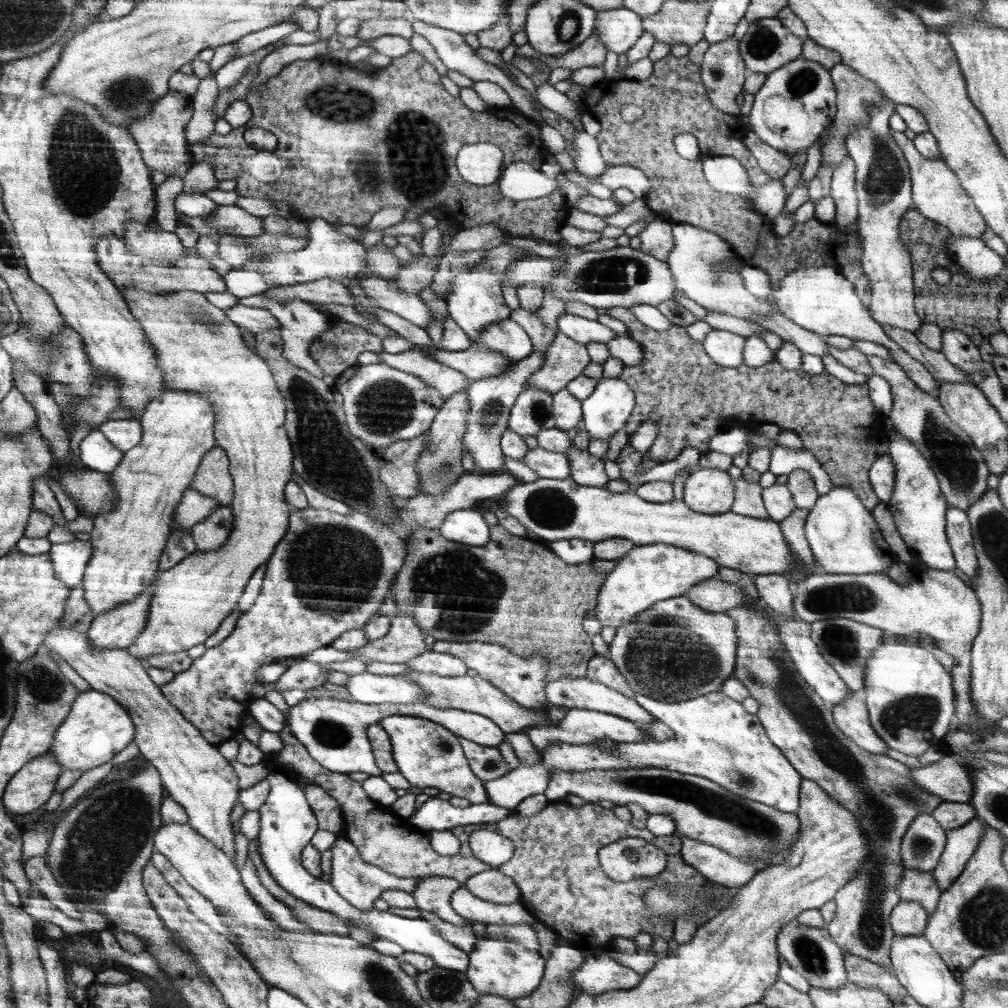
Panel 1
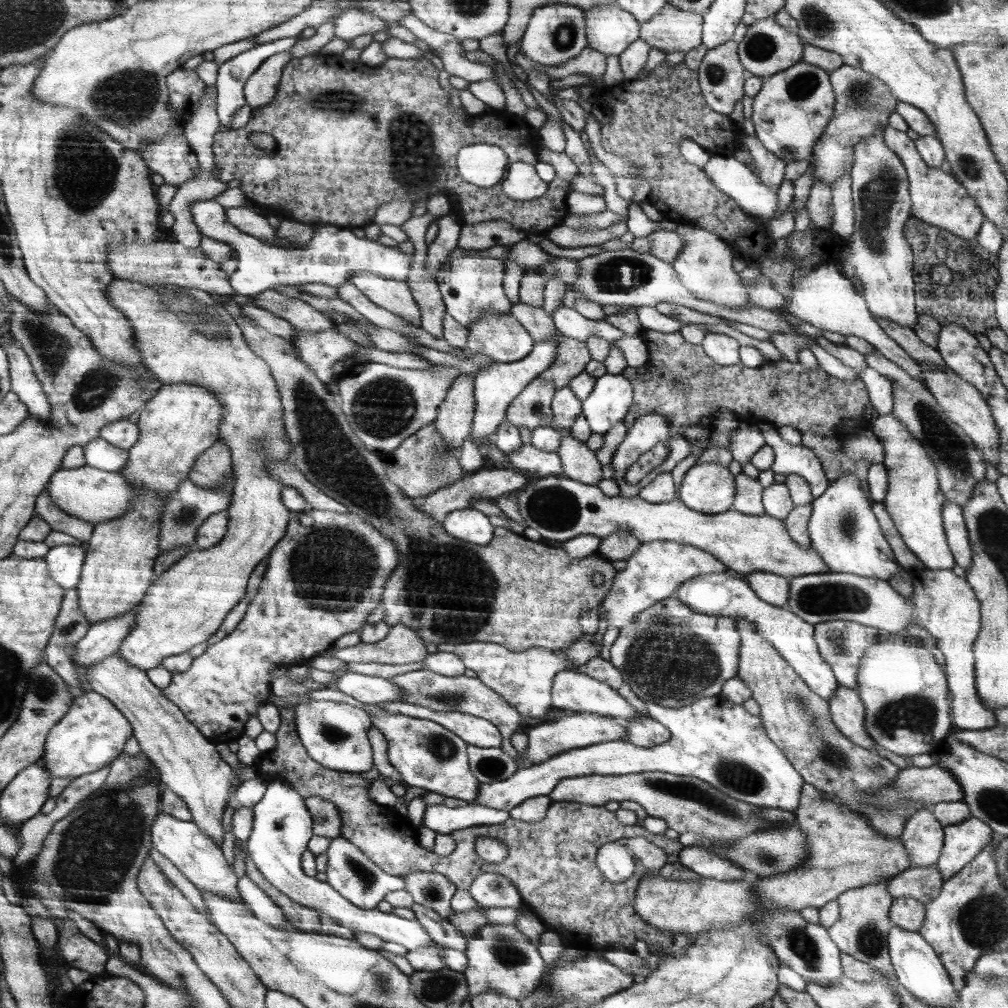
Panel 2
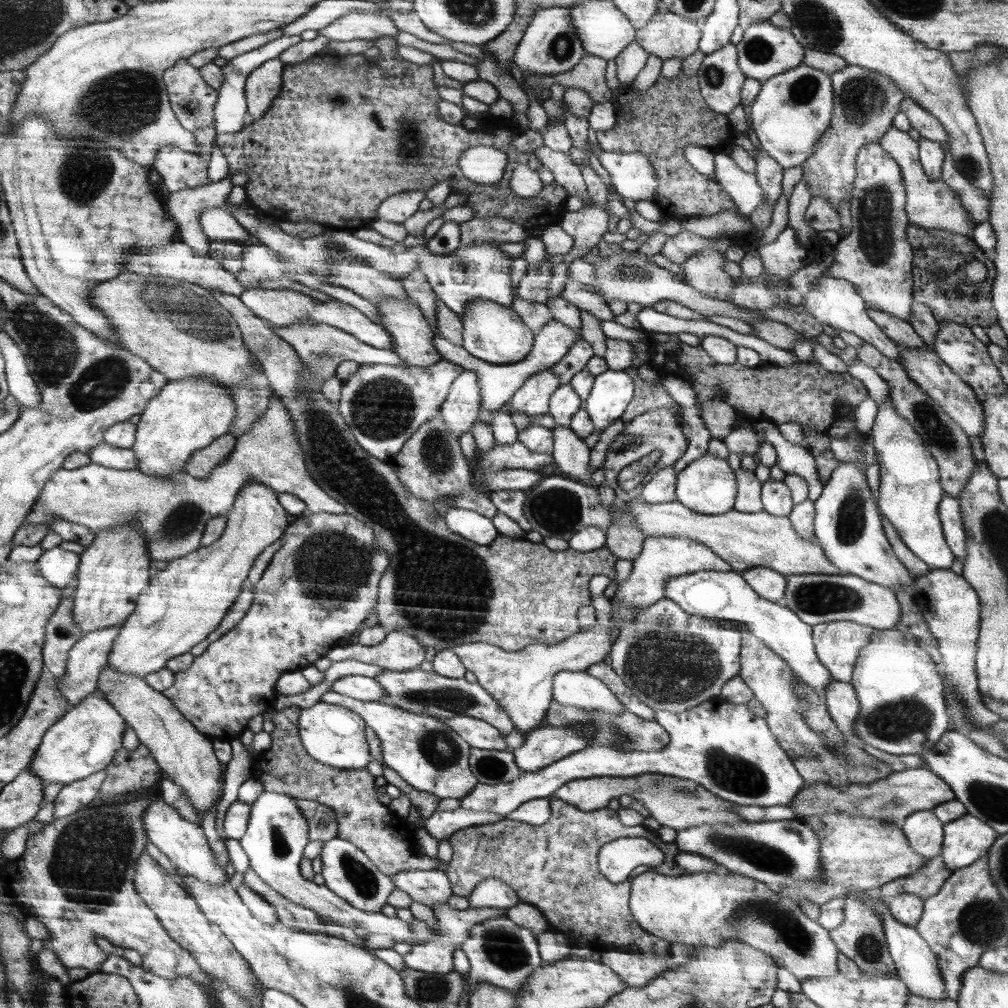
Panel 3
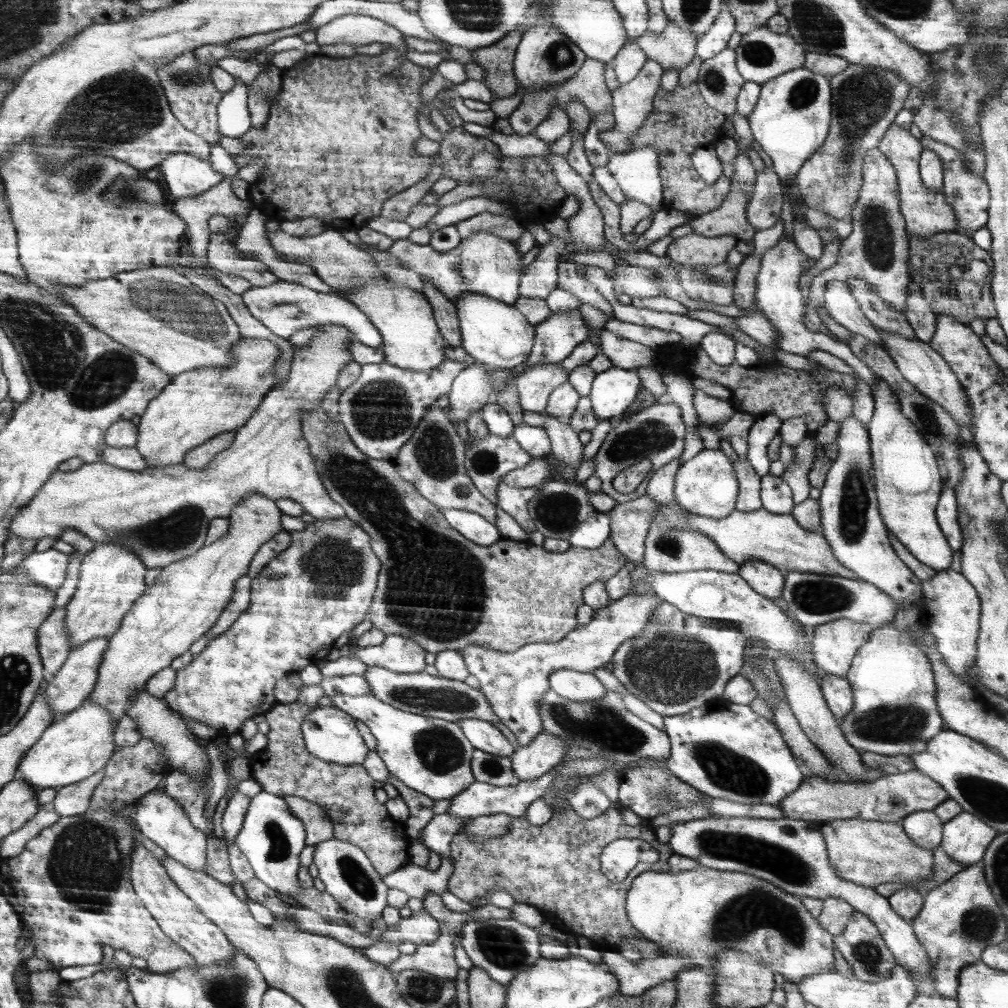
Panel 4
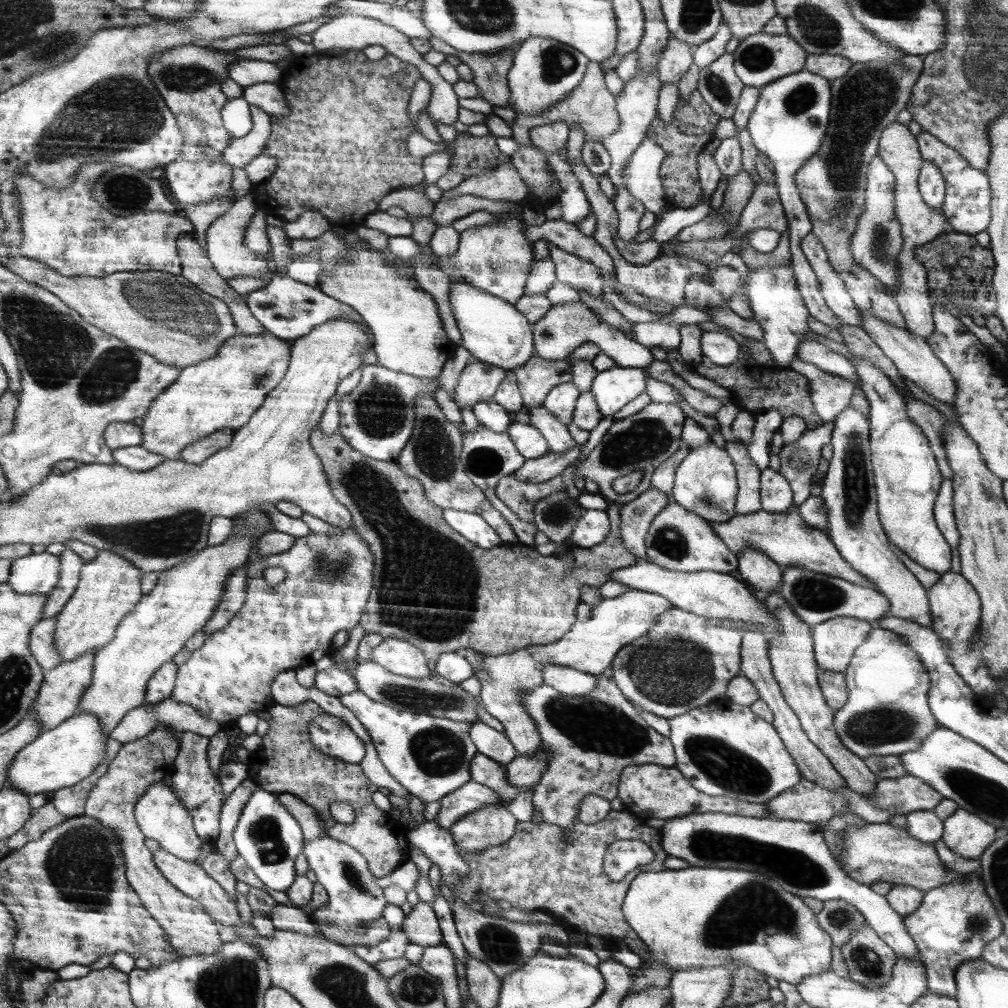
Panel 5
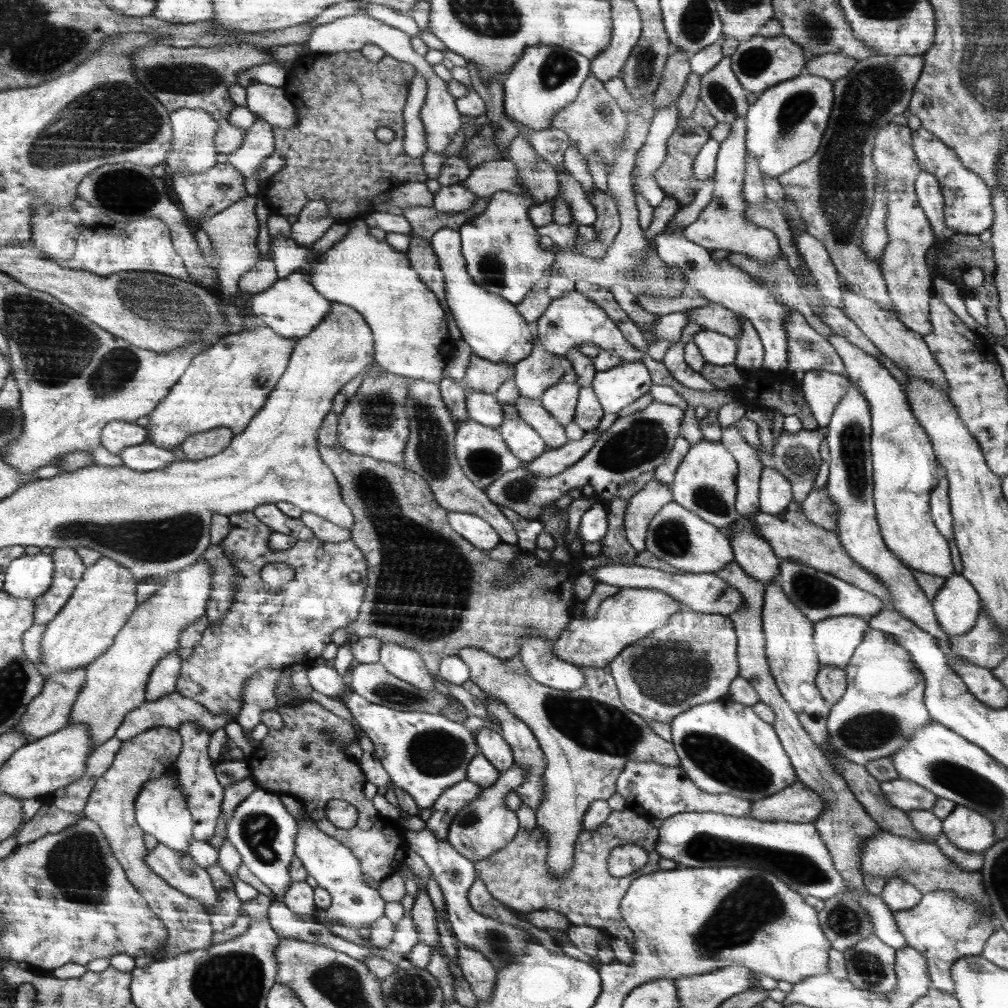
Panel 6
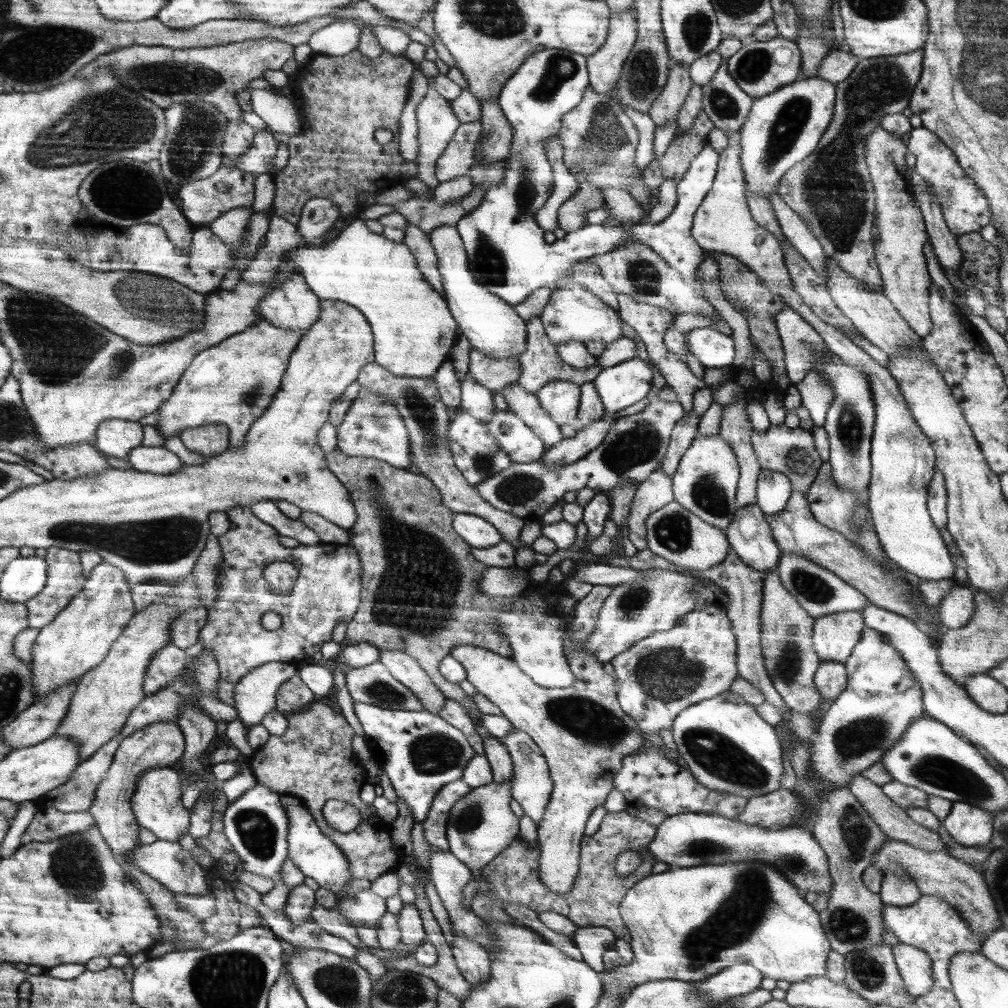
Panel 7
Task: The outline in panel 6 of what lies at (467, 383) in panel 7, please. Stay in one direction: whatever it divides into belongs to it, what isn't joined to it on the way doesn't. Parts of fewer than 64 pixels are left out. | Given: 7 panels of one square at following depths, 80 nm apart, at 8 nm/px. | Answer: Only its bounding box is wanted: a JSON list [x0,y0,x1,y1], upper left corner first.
[465,391,502,429]

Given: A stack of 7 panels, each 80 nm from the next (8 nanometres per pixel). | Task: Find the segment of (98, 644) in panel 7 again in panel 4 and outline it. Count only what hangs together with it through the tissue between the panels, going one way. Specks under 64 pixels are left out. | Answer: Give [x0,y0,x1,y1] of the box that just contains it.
[64,543,148,650]

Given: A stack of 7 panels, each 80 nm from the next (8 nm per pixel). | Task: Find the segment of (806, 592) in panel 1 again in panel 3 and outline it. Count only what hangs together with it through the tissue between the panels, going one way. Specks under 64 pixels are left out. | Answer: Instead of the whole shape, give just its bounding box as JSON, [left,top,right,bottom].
[781,569,1002,725]

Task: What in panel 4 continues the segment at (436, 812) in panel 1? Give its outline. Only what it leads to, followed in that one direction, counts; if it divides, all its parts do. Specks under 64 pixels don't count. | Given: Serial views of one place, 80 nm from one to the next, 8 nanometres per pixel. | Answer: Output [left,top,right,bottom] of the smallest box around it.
[417,812,471,860]

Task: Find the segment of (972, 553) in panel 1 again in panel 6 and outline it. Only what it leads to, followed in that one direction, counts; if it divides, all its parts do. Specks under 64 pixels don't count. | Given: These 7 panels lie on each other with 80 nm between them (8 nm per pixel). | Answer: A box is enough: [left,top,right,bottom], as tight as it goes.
[930,476,954,542]

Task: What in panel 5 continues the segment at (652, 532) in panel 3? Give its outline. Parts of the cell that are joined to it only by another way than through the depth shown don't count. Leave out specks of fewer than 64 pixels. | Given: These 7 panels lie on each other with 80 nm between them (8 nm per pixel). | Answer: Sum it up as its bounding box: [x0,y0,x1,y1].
[708,505,876,589]

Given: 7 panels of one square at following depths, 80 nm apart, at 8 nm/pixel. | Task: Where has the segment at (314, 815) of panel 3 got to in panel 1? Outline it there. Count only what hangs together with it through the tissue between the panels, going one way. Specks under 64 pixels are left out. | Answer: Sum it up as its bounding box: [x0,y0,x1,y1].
[303,783,344,835]

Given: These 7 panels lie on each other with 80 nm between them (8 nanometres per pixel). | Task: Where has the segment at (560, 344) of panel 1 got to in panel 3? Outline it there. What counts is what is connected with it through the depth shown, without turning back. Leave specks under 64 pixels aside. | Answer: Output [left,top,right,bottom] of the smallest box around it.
[552,337,595,384]

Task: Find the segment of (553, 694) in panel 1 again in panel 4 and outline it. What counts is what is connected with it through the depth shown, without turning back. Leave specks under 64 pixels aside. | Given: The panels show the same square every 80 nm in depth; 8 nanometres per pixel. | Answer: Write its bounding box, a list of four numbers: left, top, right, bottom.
[549,669,605,702]

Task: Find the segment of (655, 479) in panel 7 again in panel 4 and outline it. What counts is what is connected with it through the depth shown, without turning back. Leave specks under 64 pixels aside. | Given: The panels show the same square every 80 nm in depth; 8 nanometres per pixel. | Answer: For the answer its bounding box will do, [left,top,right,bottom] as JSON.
[609,495,661,564]

